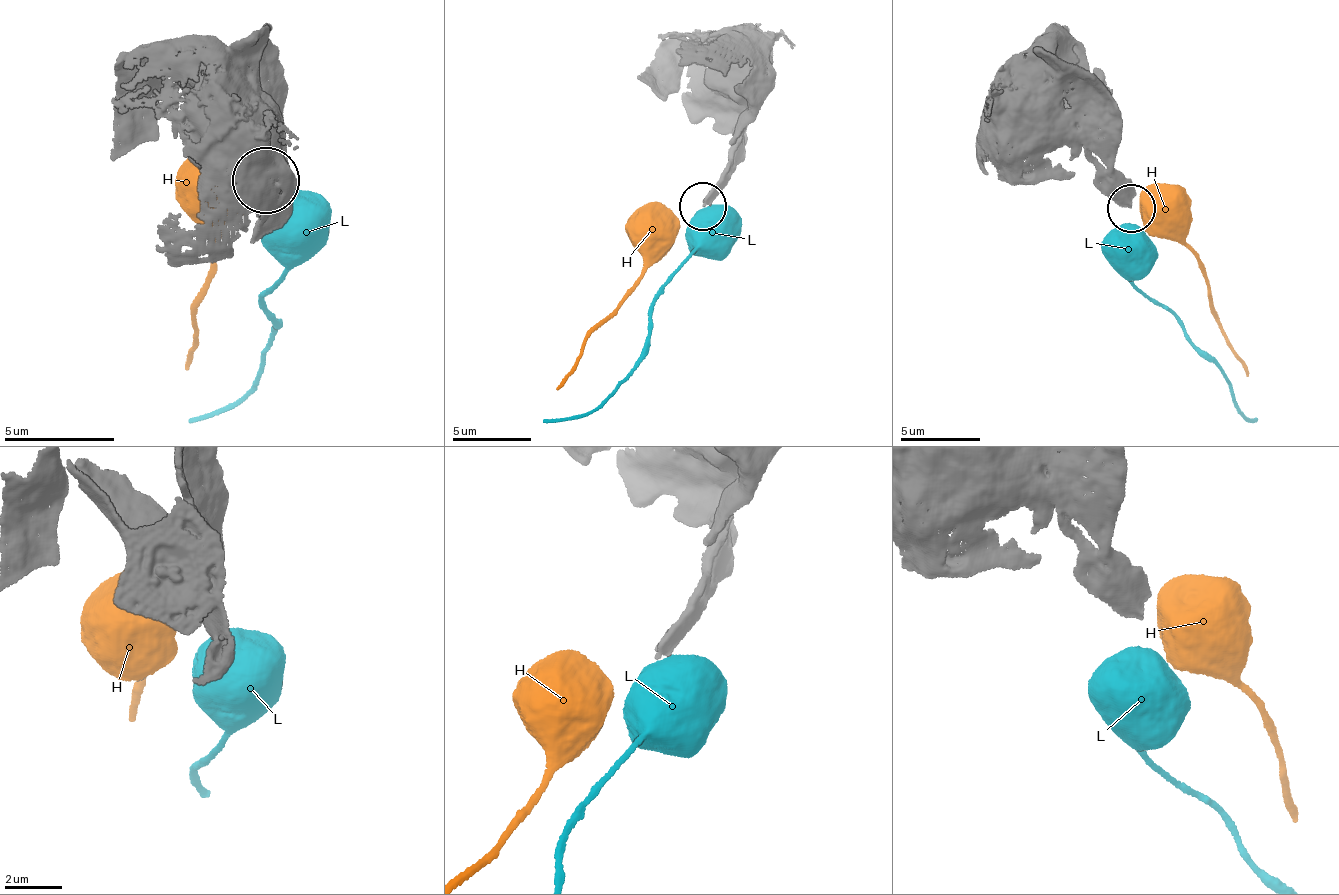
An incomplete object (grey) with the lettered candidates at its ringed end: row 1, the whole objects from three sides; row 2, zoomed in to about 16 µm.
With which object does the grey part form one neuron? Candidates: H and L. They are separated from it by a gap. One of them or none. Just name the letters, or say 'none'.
none

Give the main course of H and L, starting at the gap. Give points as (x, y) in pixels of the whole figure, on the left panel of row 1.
H: (242, 186), (217, 184)
L: (269, 199), (290, 212), (297, 224)

